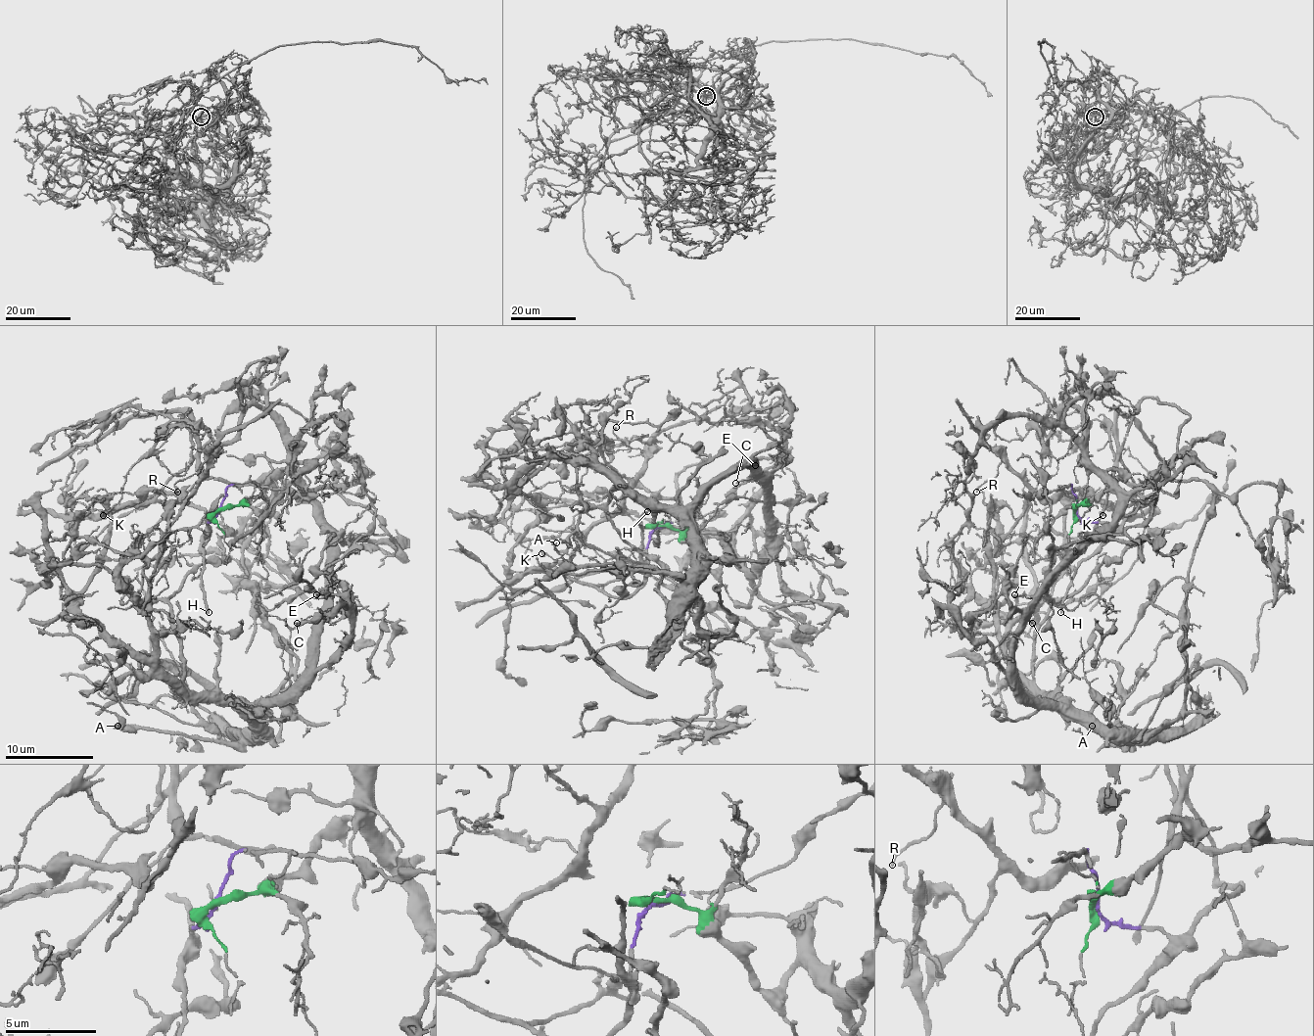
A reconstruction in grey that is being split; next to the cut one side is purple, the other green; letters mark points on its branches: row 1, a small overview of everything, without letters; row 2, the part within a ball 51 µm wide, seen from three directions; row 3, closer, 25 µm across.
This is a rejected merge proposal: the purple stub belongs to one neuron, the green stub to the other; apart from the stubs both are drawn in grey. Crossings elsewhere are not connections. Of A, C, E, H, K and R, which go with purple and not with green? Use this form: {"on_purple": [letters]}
{"on_purple": ["H", "K", "R"]}

